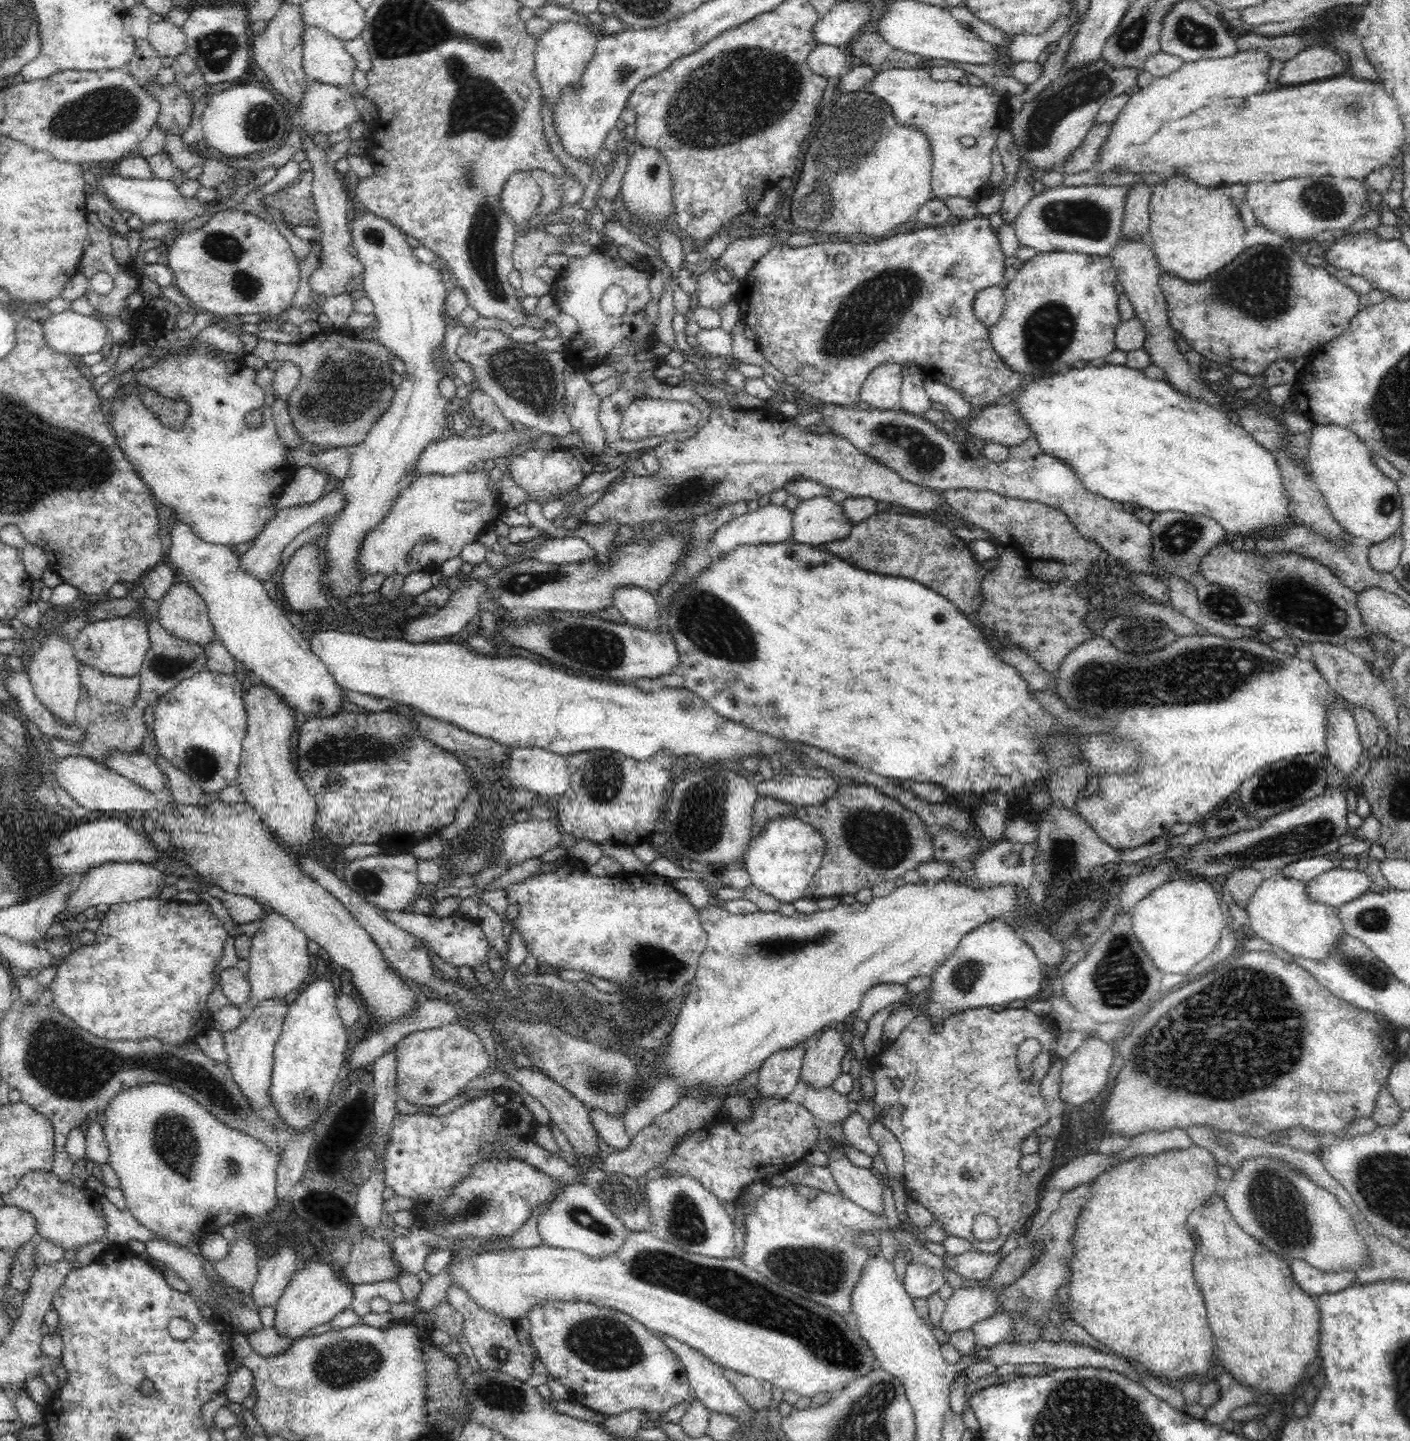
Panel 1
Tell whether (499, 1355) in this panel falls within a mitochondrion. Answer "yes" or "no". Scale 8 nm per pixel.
yes

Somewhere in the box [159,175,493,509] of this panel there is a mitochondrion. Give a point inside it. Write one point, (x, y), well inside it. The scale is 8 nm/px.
(346, 386)

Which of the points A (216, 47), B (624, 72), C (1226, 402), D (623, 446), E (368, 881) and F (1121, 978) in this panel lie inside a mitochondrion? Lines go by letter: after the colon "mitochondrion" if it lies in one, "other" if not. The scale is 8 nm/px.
A: mitochondrion
B: mitochondrion
C: other
D: other
E: mitochondrion
F: mitochondrion

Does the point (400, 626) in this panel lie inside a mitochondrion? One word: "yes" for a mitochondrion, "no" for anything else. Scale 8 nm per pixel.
no

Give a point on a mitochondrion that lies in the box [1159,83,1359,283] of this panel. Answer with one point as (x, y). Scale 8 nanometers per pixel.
(1323, 200)

